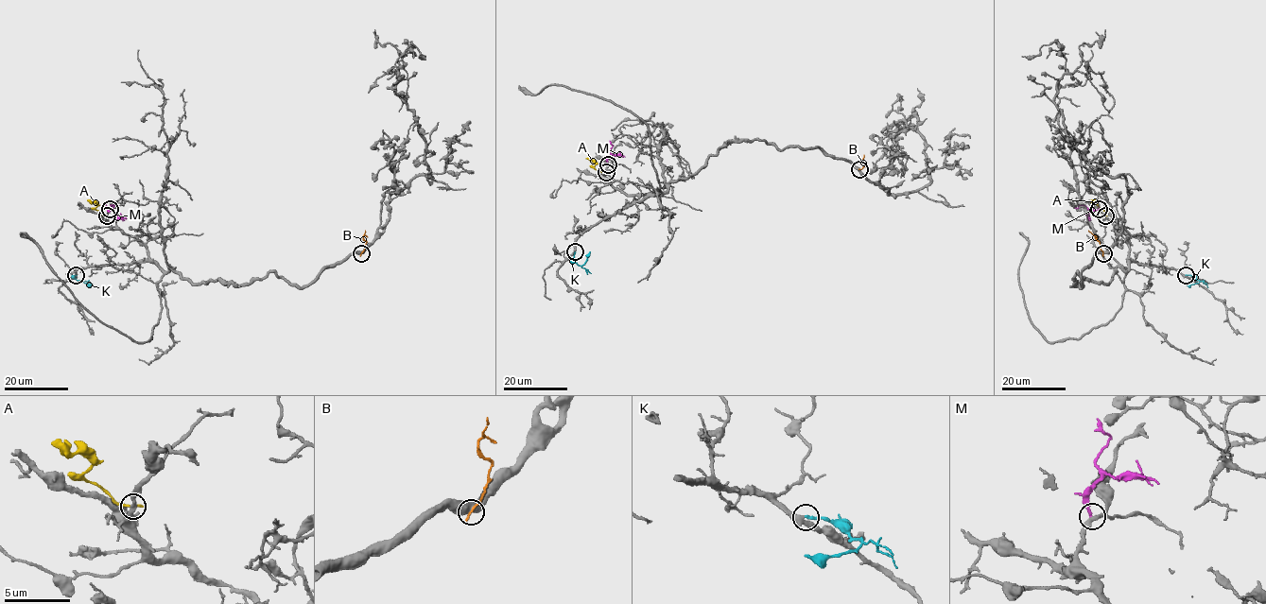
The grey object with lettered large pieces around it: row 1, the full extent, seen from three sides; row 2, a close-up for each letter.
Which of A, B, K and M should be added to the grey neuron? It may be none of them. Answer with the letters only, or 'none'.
K

